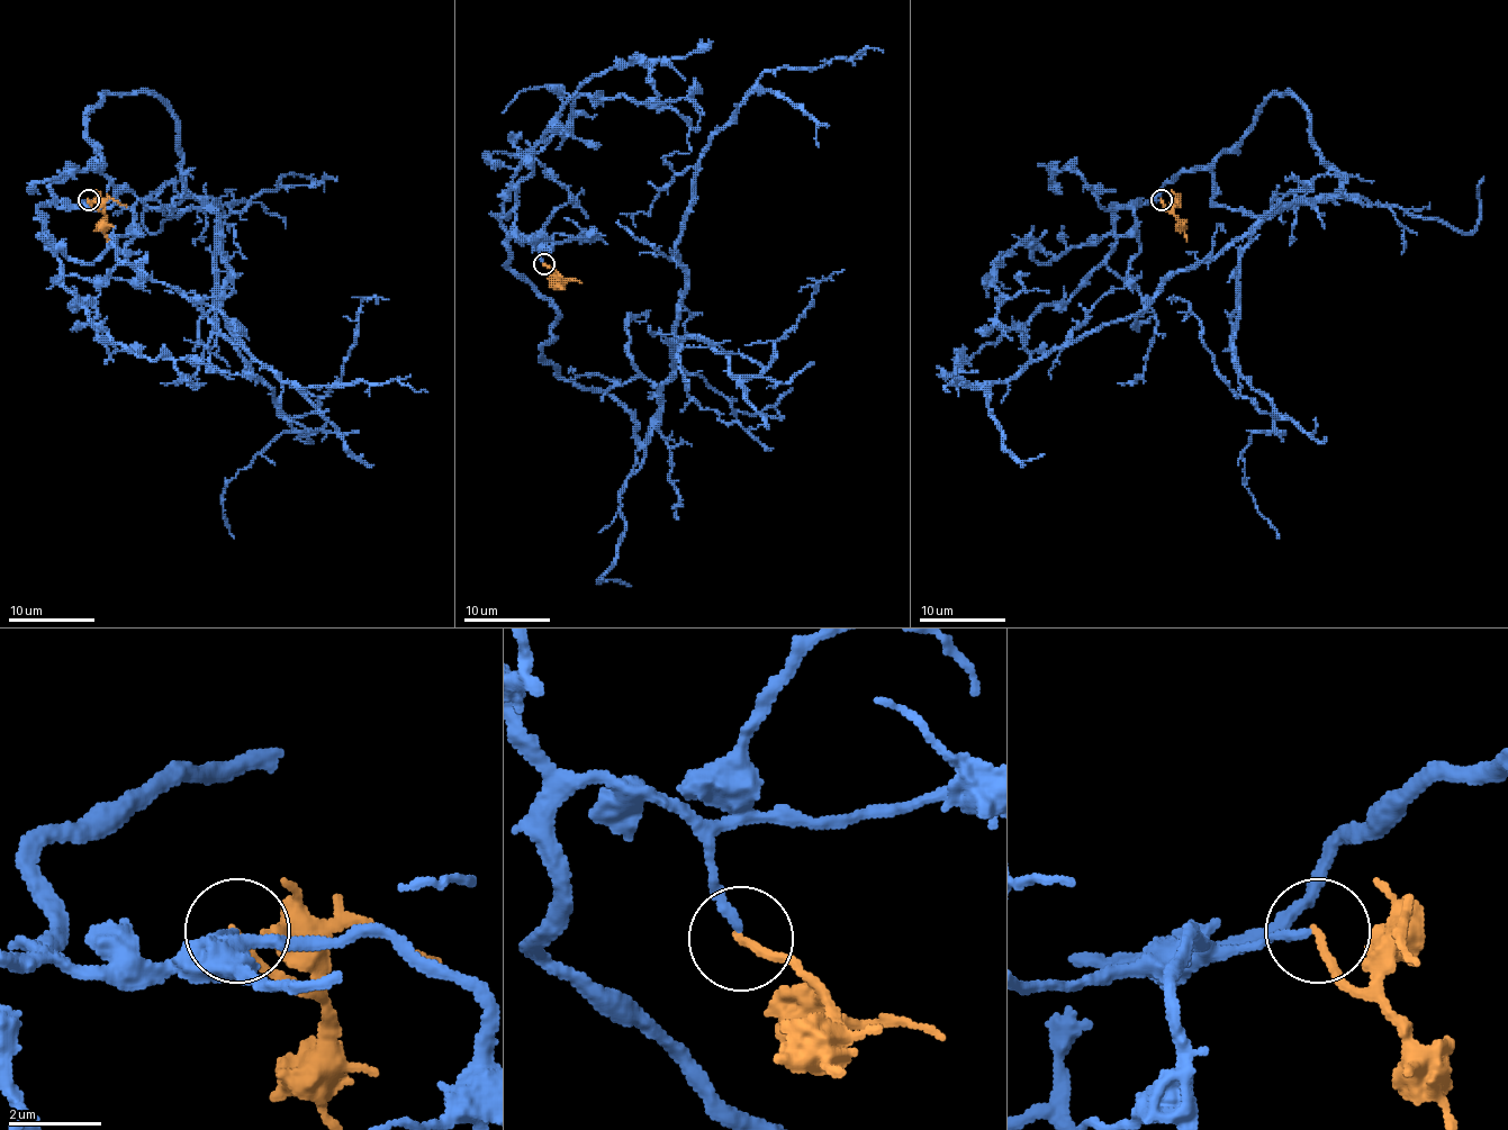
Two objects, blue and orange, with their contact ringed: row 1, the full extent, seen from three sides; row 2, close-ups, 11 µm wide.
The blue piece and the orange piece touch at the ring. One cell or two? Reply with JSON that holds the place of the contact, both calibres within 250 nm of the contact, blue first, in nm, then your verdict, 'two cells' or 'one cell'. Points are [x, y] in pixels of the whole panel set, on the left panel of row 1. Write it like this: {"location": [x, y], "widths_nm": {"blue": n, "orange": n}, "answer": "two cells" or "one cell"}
{"location": [88, 200], "widths_nm": {"blue": 190, "orange": 170}, "answer": "one cell"}

